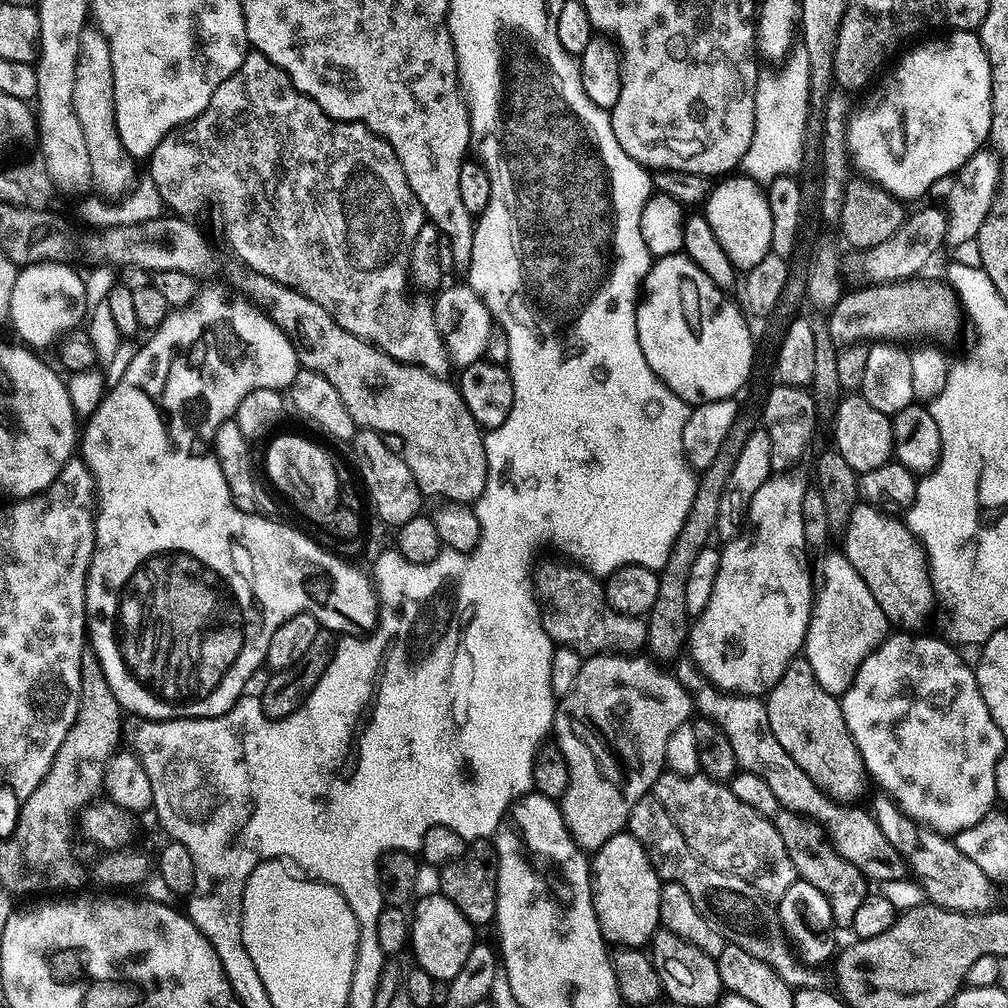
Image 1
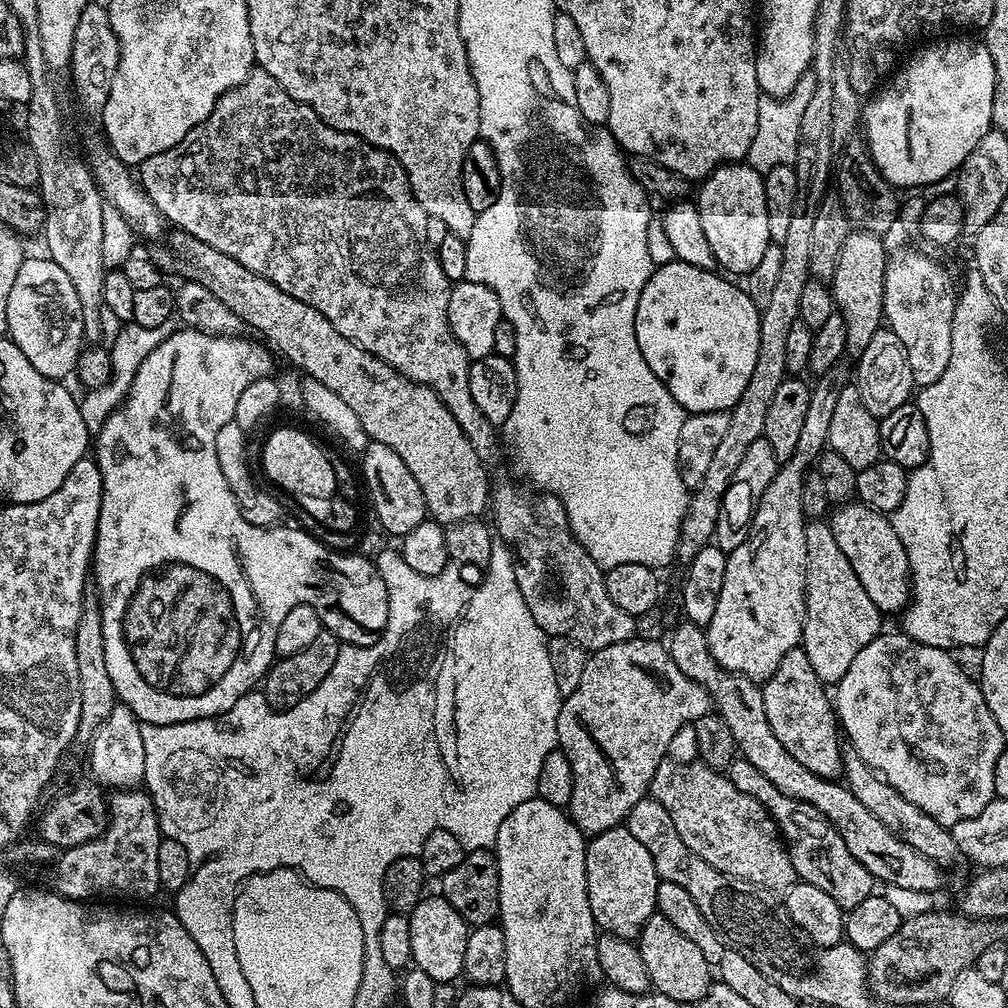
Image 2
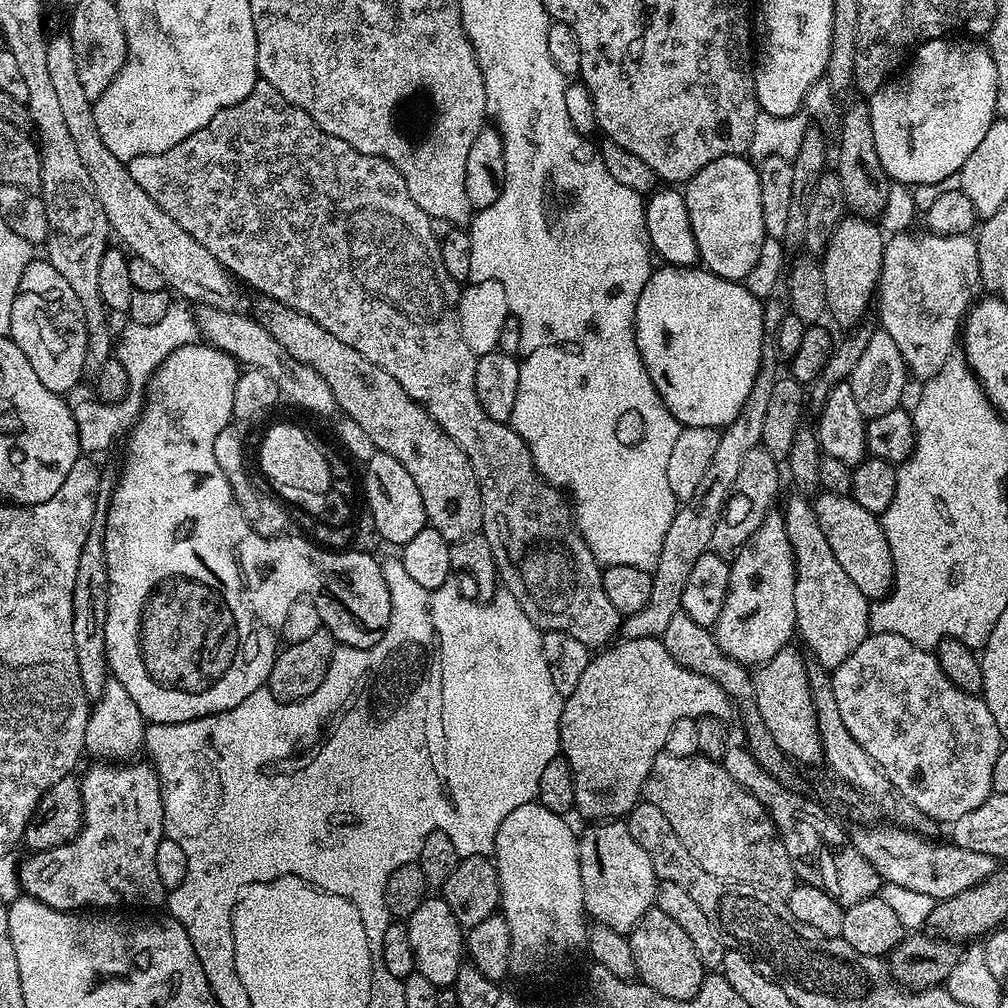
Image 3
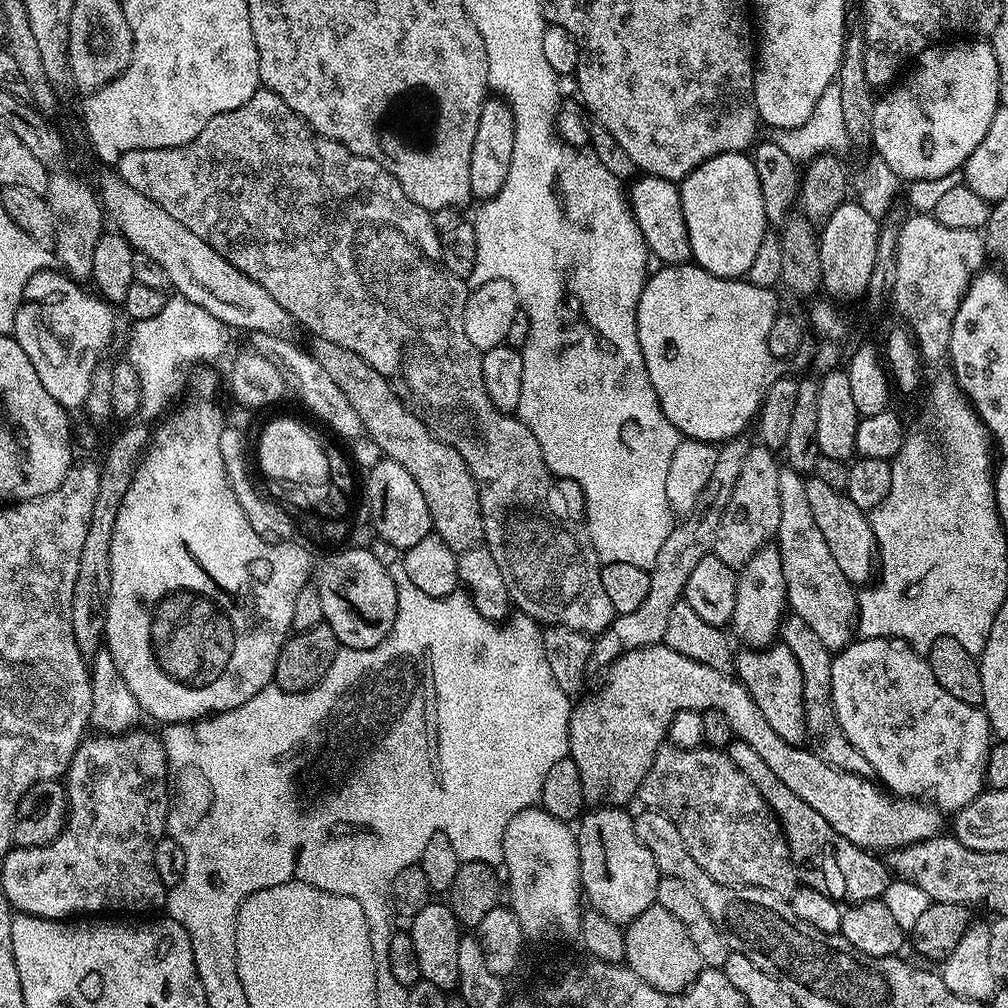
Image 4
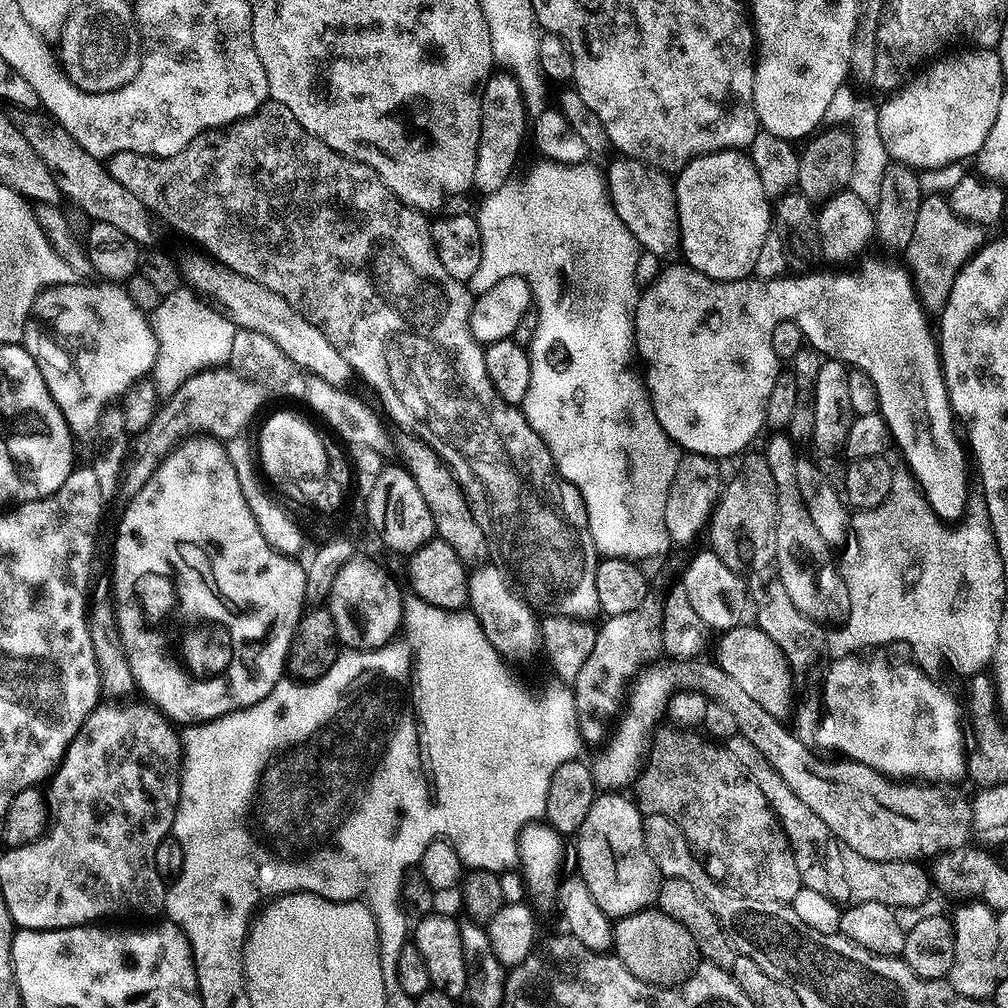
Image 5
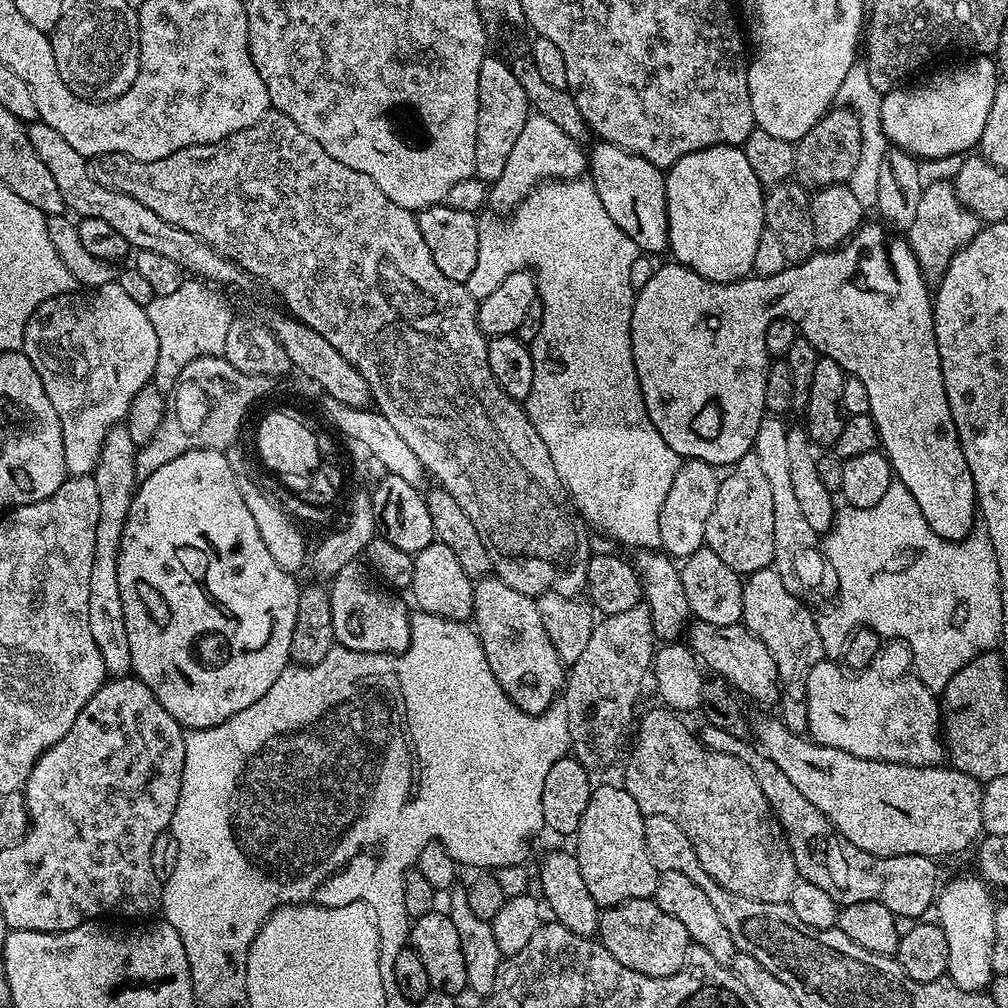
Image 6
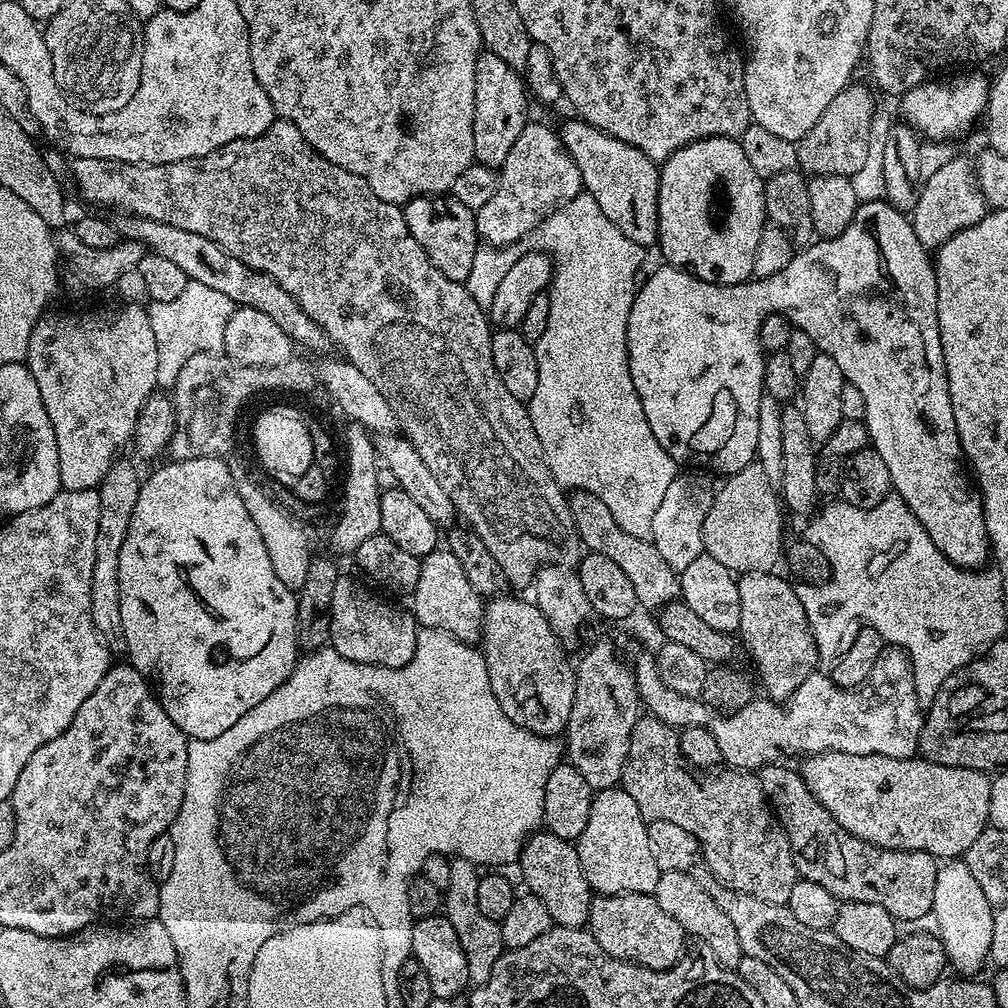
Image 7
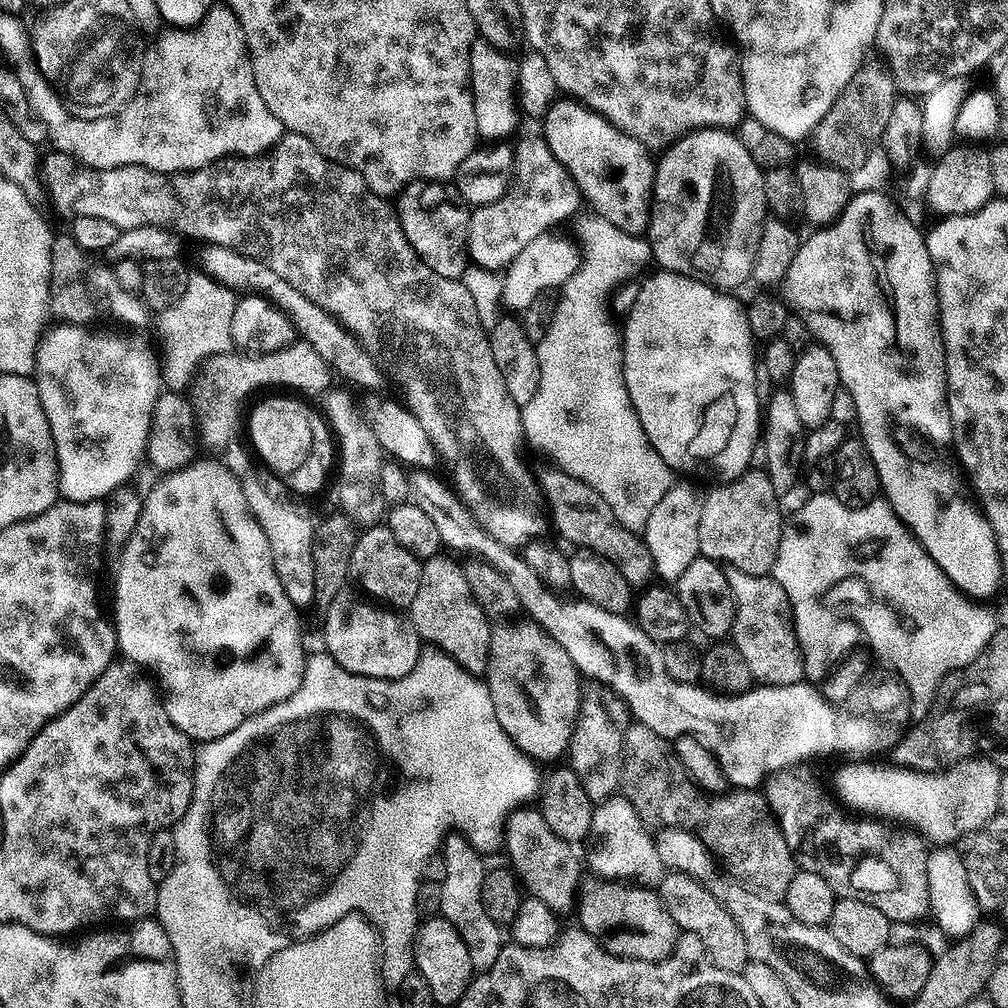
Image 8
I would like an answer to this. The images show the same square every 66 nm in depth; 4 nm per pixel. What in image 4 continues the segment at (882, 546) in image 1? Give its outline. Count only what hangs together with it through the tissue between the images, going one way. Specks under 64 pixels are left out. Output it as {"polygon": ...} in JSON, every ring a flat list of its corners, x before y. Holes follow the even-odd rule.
{"polygon":[[805,479,804,486,806,499,810,501,810,511,814,513,814,522,818,522,818,530,822,530,822,538,826,538,830,554,834,554,834,562,838,562,838,570,842,570,842,574,846,574,846,578,852,581,853,585,867,585,873,579,878,553,872,524,865,509,854,506,848,495,836,492,821,480]]}

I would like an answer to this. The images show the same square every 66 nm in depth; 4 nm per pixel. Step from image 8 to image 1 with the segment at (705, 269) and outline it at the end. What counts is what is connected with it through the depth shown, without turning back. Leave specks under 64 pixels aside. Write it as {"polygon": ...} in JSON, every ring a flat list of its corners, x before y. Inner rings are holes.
{"polygon":[[729,174,711,189,708,199,702,205,702,214,718,238,718,246,726,250,726,258,738,270,747,270,758,266,762,258,772,250,770,242,770,206,765,189,755,180,743,174]]}

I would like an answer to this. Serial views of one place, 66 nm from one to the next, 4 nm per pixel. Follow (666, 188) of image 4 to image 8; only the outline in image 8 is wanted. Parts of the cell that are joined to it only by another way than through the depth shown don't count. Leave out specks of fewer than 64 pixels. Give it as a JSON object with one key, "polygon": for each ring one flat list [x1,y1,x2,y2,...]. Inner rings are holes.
{"polygon":[[558,98,542,118,542,135,554,158,574,178,581,197,595,215,606,218,627,236,644,236,652,213,652,183,656,177,653,153,571,98]]}

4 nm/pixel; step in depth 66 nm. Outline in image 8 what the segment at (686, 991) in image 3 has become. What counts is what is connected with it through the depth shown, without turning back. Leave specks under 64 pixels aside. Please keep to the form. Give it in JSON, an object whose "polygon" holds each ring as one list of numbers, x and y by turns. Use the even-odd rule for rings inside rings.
{"polygon":[[603,878,585,879,578,893,578,913,580,912,579,927,600,941,602,947,610,954,624,956,627,960,645,960,656,962,665,960,676,948,678,929,674,918,670,918,670,910,662,902,659,891,637,886,631,882,617,882]]}

